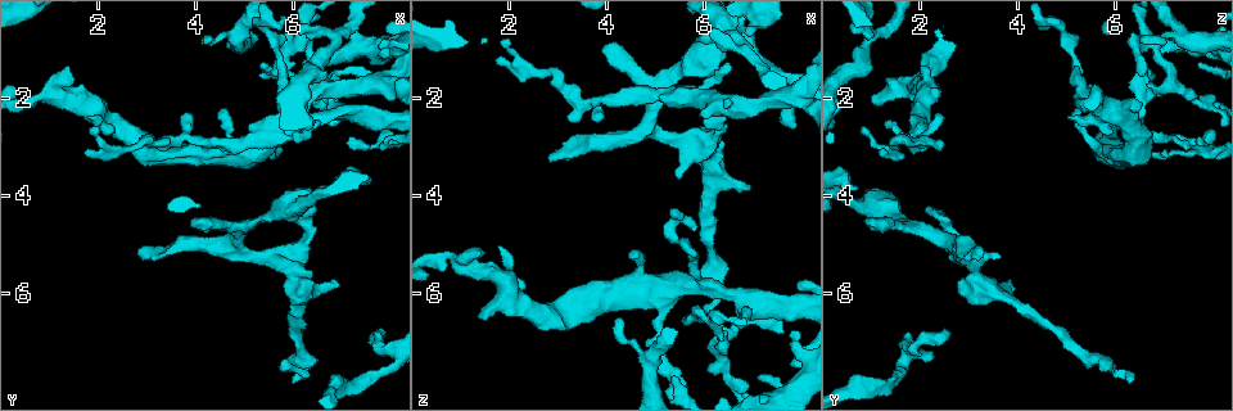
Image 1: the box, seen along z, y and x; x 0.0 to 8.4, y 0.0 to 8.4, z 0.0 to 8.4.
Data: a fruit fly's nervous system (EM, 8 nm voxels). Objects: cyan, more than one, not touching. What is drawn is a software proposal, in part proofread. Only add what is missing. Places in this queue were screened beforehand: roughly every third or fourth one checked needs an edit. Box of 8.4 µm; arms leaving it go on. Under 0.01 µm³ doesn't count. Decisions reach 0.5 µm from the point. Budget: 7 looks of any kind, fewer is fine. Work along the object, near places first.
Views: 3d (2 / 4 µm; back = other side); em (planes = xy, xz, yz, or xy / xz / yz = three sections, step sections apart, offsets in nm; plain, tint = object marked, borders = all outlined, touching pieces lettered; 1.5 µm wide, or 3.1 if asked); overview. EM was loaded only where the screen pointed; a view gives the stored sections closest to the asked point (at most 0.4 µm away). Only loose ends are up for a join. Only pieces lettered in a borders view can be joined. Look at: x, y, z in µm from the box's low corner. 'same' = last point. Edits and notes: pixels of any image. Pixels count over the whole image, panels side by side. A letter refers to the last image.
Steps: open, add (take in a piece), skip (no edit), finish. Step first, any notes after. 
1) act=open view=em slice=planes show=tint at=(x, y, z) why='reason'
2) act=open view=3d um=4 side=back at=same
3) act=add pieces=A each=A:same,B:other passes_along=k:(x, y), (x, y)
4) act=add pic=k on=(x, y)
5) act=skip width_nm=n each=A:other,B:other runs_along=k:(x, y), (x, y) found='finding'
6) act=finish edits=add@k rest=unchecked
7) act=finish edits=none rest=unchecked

act=open view=em slice=yz step=4 show=borders at=(6.40, 1.40, 2.05) why='free end'

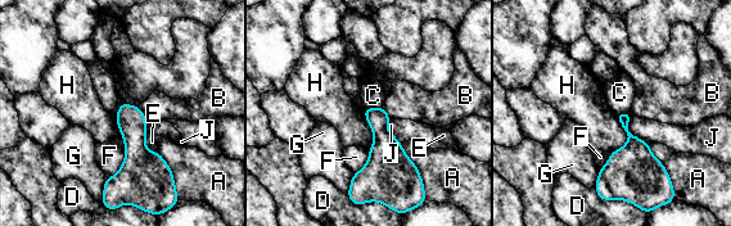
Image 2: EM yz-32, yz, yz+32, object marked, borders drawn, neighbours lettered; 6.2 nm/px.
act=open view=em slice=planes show=borders at=same why='another direction'

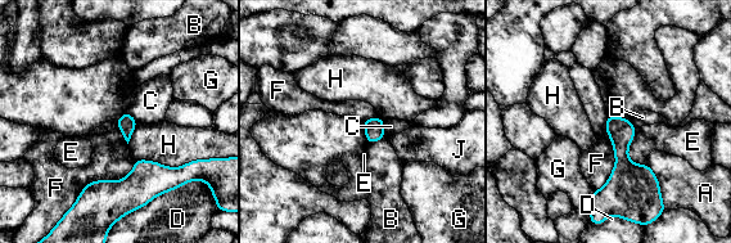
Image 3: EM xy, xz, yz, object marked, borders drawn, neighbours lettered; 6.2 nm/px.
act=skip each=A:other,B:other,C:other,D:other,E:other,F:other,G:other,H:other,J:other border=3:(607, 115), (614, 167), (592, 190) found='none of them fits'

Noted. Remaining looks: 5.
act=open view=3d um=4 at=(6.95, 5.85, 3.90) why='an open end'

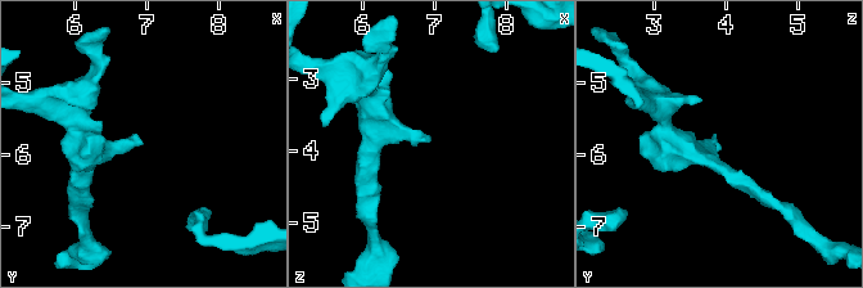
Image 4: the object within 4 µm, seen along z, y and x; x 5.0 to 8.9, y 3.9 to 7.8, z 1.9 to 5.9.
act=open view=em slice=planes show=borders at=(6.95, 5.80, 3.85)

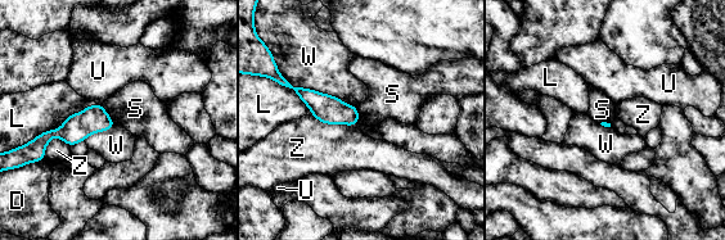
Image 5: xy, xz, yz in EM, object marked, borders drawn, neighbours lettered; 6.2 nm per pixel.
act=skip each=D:other,L:other,S:other,U:other,W:other,Z:other border=5:(100, 104), (116, 125) found='none of them fits'

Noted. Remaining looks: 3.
act=open view=em slice=planes show=borders at=(1.70, 3.10, 1.30) why='branch stops here'

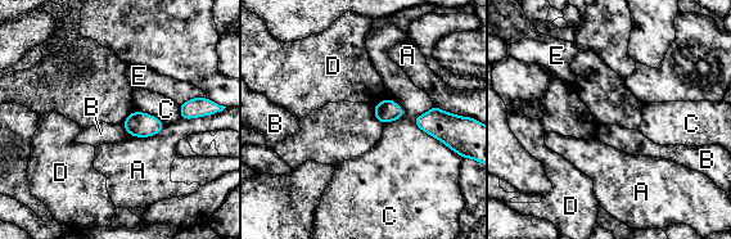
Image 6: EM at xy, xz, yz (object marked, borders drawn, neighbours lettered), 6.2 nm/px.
act=skip longest_contact=C:300nm each=A:other,B:other,C:other,D:other,E:other border=6:(121, 125), (130, 135) found='none of them fits'

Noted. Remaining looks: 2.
act=finish edits=none rest=unchecked

